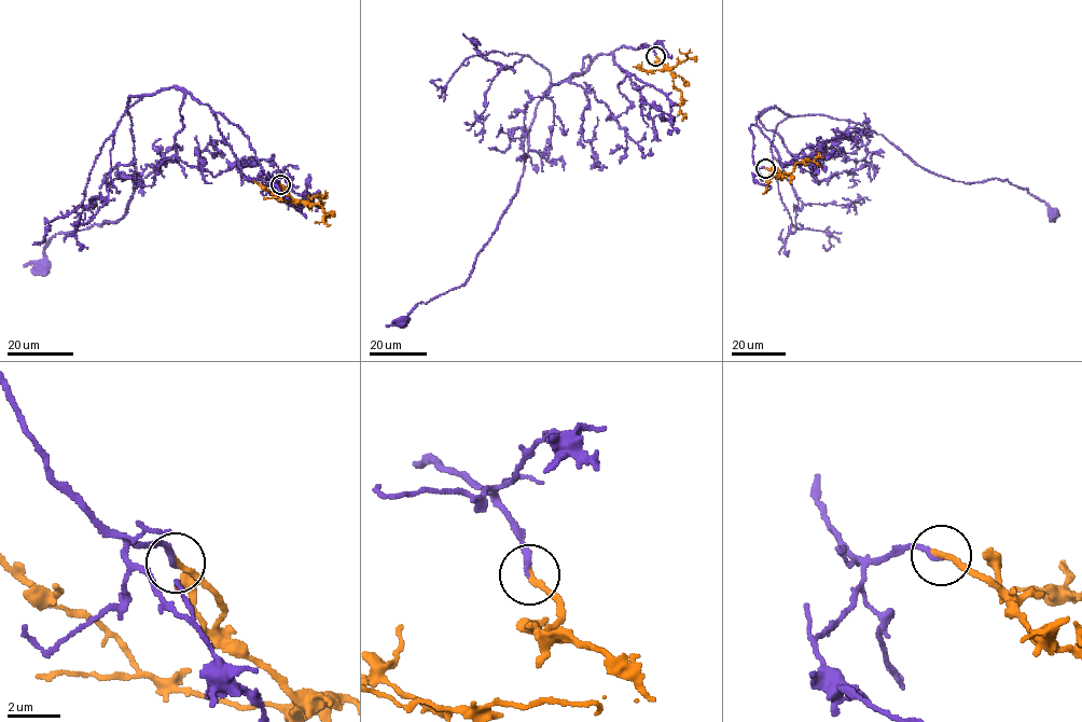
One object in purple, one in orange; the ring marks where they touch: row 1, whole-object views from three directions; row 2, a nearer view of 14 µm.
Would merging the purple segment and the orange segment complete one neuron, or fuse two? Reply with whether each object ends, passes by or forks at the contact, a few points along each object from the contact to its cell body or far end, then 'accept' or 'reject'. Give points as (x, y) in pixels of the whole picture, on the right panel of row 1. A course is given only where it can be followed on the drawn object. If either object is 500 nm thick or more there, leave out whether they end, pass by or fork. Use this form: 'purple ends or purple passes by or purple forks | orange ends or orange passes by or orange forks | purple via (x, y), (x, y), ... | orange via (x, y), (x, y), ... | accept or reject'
purple ends | orange ends | purple via (765, 168), (754, 165), (749, 128), (774, 107), (858, 123), (937, 175), (970, 183), (1006, 179), (1052, 211) | orange via (765, 168), (775, 176), (789, 176), (798, 162), (823, 157) | accept

